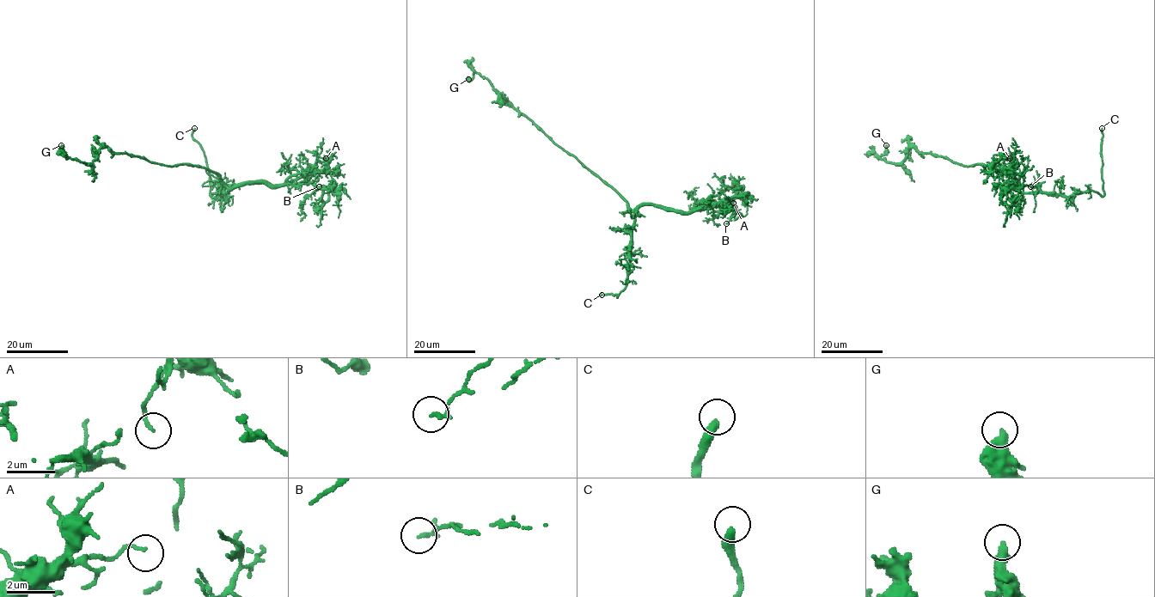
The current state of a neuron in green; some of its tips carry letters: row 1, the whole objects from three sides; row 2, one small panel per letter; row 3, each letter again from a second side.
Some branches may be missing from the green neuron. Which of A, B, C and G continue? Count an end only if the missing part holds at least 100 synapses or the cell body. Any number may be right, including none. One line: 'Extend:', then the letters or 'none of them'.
Extend: C

